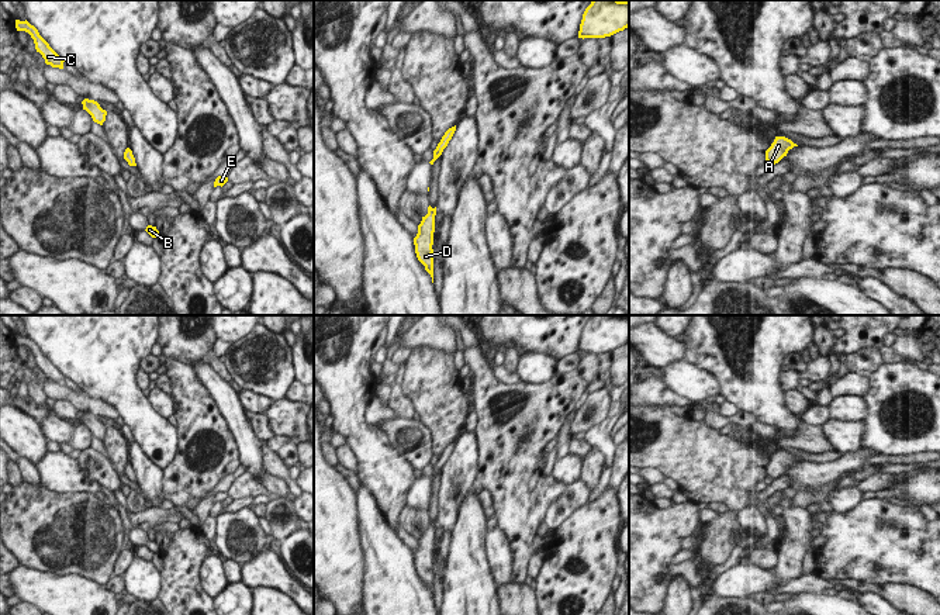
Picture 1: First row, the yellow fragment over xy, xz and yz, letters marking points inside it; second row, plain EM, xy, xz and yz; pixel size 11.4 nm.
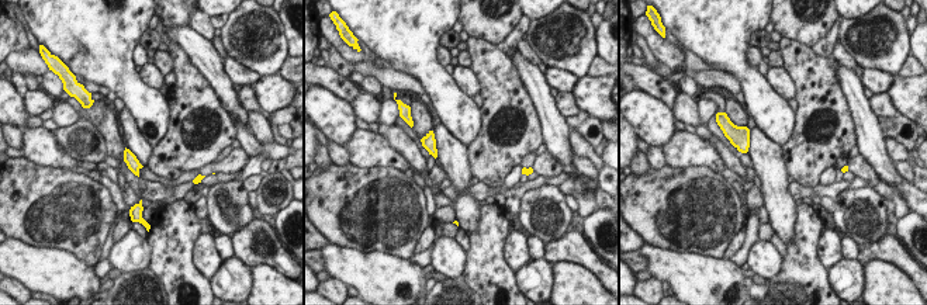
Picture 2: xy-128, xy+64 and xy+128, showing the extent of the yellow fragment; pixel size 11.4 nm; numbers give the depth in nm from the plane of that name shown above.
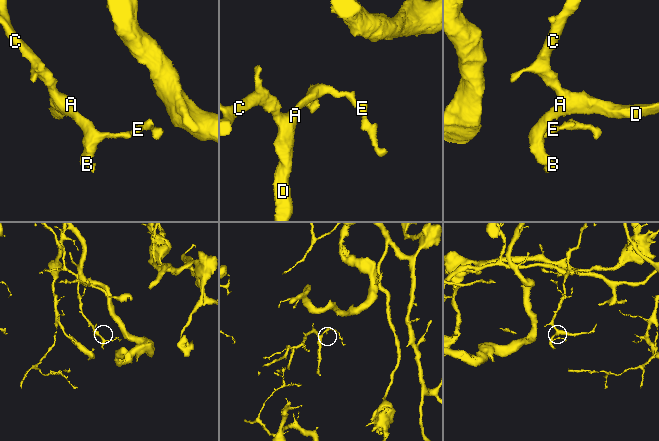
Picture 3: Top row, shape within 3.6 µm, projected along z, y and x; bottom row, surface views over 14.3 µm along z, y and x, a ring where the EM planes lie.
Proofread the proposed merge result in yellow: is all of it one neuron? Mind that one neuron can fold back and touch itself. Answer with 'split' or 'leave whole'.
leave whole

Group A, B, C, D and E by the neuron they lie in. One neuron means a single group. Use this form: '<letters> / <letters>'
A B C D E

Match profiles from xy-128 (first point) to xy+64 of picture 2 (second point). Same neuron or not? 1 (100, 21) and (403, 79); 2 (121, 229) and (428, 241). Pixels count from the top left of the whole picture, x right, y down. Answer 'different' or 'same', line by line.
1: different
2: same

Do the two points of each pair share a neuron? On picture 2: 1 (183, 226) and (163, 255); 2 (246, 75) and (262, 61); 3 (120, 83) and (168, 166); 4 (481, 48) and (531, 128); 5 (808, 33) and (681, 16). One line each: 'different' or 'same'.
1: same
2: different
3: different
4: same
5: different

